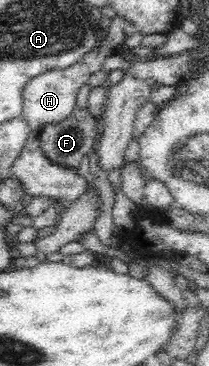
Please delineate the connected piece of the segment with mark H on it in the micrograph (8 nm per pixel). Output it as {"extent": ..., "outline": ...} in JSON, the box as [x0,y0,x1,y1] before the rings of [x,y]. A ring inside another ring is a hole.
{"extent":[23,50,105,131],"outline":[[[95,50],[87,52],[83,57],[73,65],[65,69],[49,70],[41,75],[34,77],[23,88],[23,120],[29,124],[29,128],[33,131],[41,130],[45,125],[59,123],[65,121],[73,113],[76,107],[76,97],[78,96],[80,87],[89,81],[89,77],[97,71],[101,71],[101,67],[105,61],[99,58],[99,53]]]}

